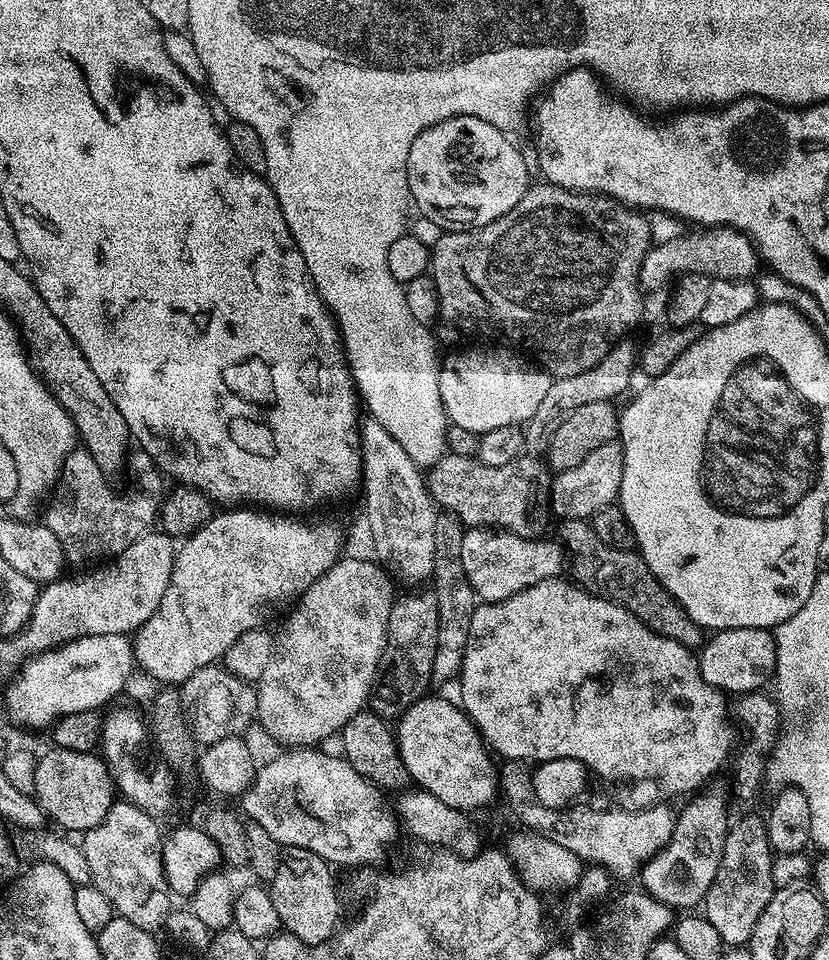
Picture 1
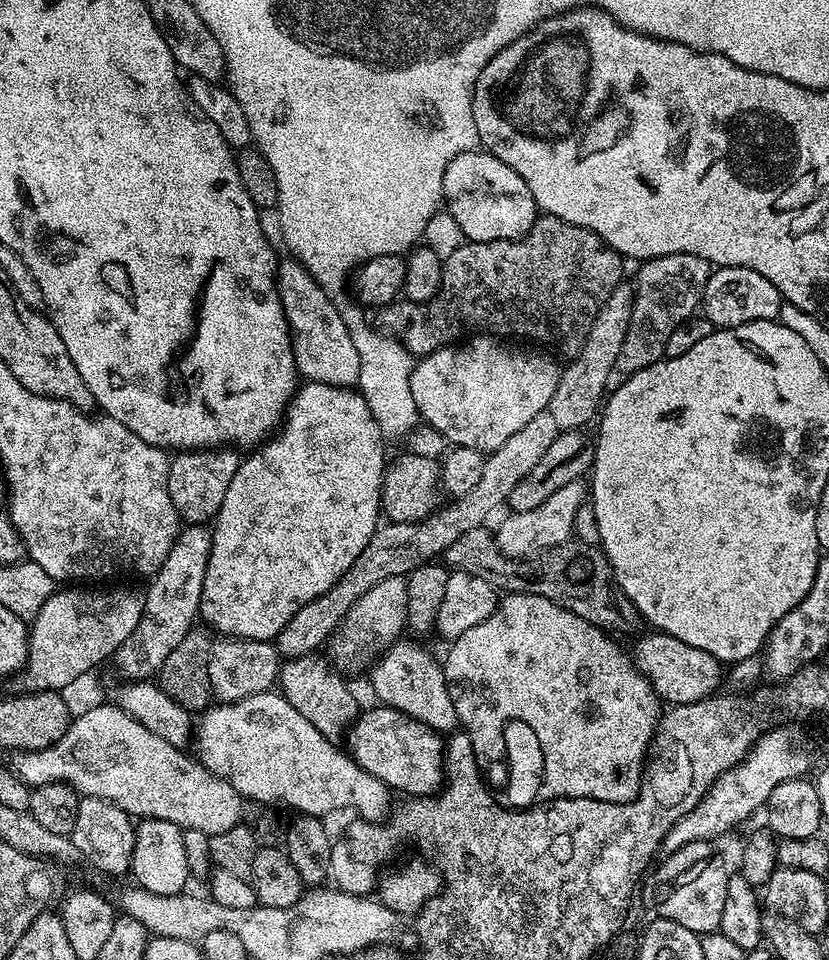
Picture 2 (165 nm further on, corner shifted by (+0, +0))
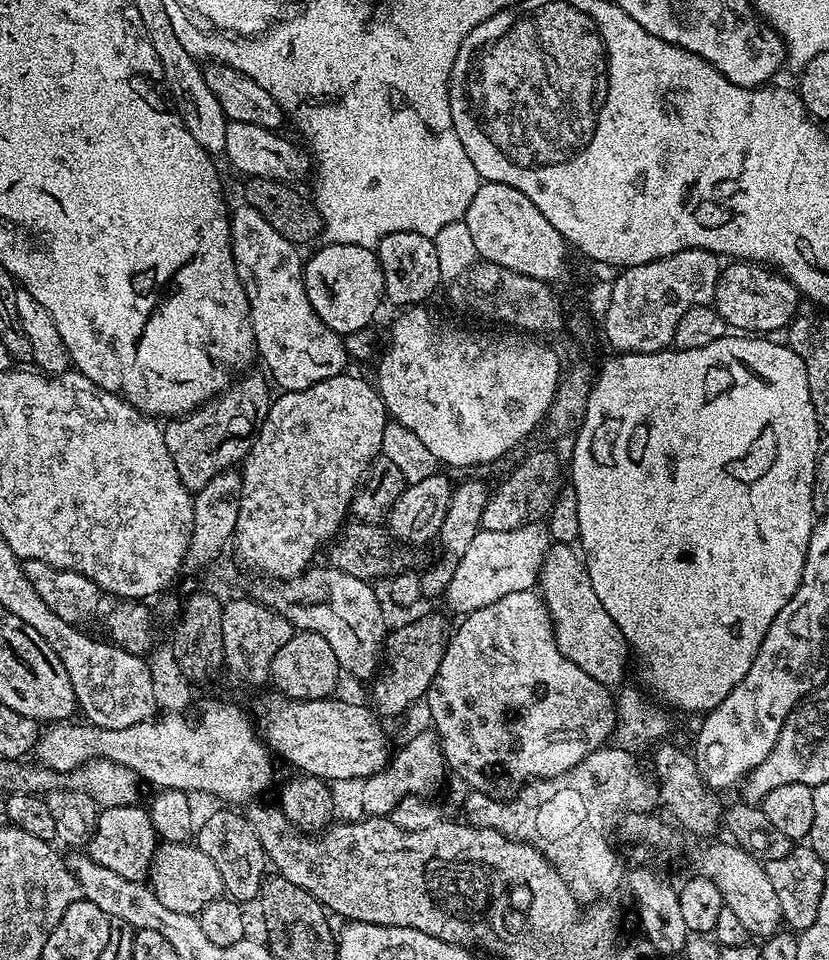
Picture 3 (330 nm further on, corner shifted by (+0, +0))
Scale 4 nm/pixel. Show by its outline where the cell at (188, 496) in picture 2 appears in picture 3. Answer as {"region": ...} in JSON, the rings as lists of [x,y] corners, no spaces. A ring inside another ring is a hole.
{"region":[[[252,375],[237,379],[208,403],[201,404],[185,416],[169,419],[163,425],[166,446],[174,458],[174,466],[190,490],[199,490],[215,476],[227,473],[233,467],[231,464],[239,465],[245,459],[250,441],[259,432],[274,399],[269,381],[263,375]]]}

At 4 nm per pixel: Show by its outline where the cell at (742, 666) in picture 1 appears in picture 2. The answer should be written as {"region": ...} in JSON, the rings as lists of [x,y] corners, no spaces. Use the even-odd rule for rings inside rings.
{"region":[[[652,630],[649,633],[649,636],[644,636],[637,642],[634,659],[637,670],[643,676],[648,677],[648,681],[652,683],[652,689],[656,691],[657,697],[661,701],[667,702],[669,700],[667,703],[672,706],[677,704],[693,704],[699,700],[709,699],[719,689],[716,687],[720,684],[721,661],[716,660],[710,654],[706,654],[706,650],[698,650],[696,646],[686,646],[684,640],[674,638],[665,632]]]}

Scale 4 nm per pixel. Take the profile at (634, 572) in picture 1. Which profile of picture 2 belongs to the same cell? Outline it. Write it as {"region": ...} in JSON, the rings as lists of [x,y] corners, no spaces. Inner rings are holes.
{"region":[[[480,525],[446,549],[442,560],[449,569],[482,578],[498,592],[509,595],[532,593],[546,598],[607,632],[628,634],[642,625],[640,613],[615,584],[615,576],[607,558],[595,545],[571,540],[549,549],[531,562],[514,561],[498,547],[491,529]]]}

